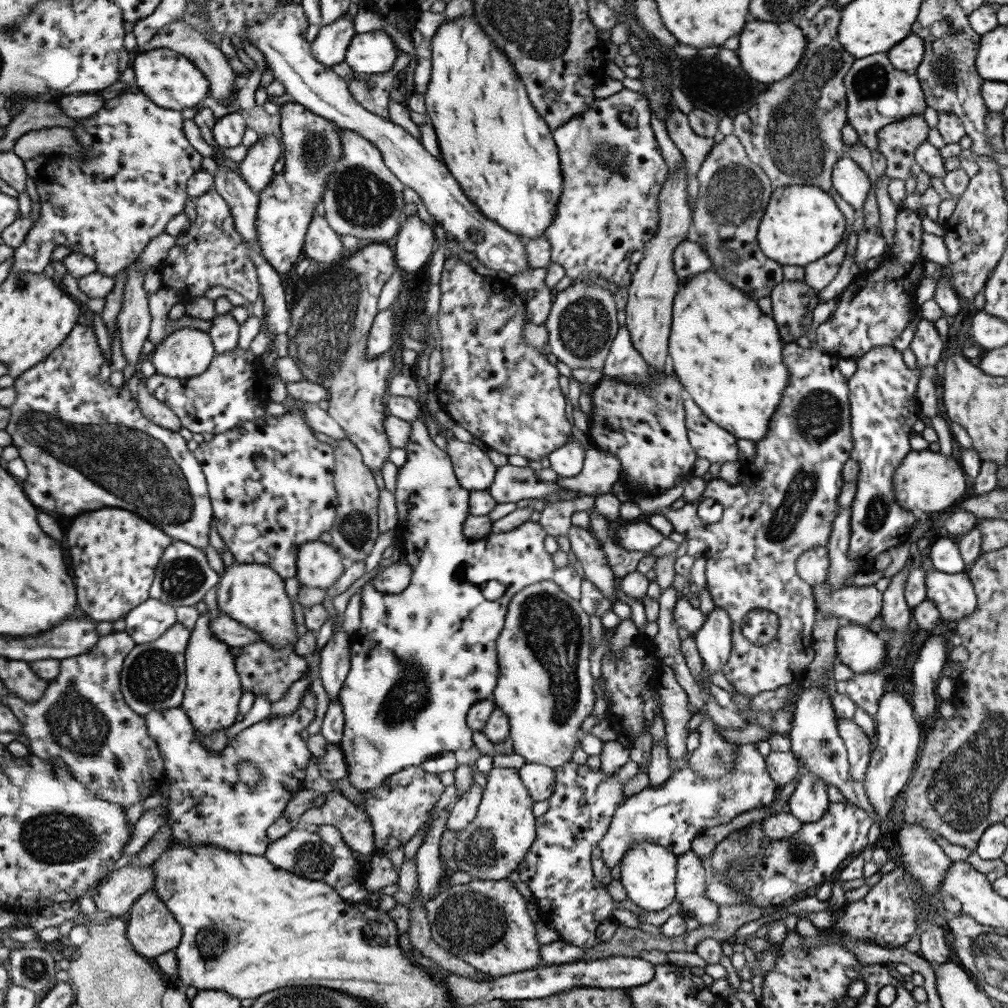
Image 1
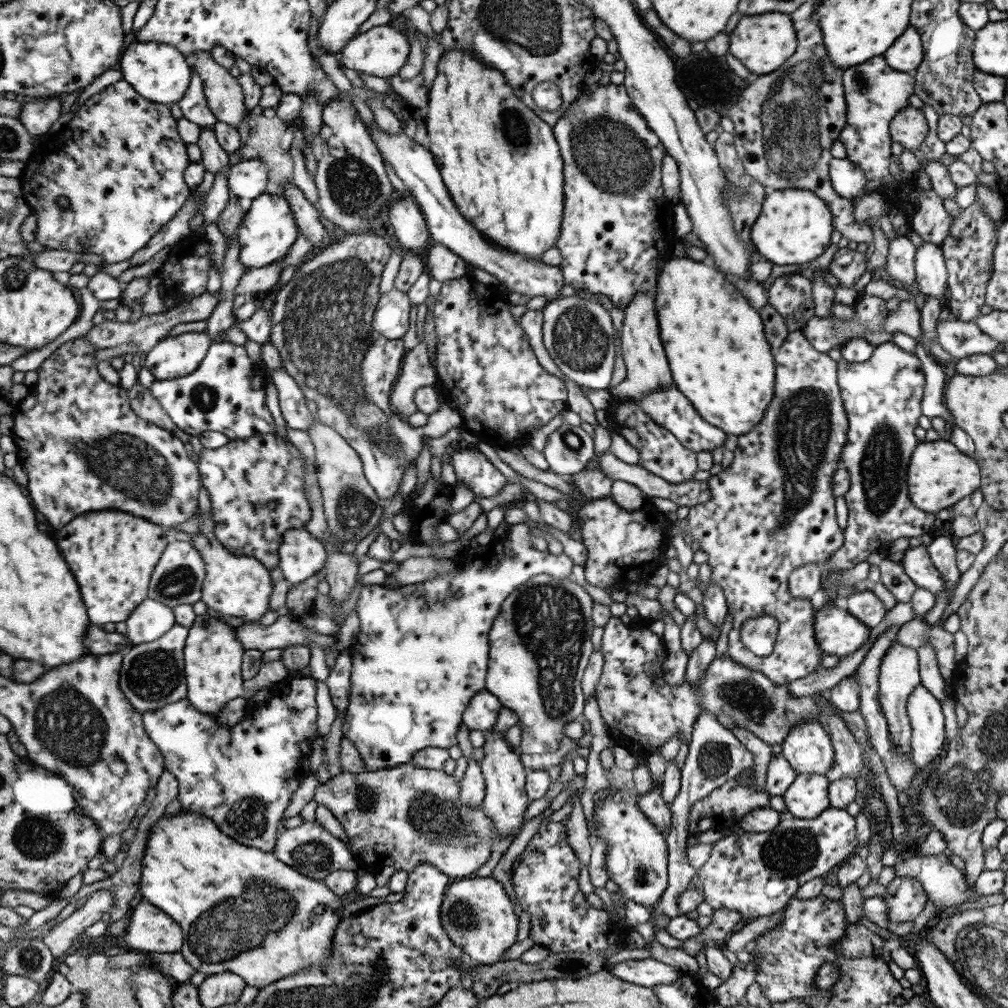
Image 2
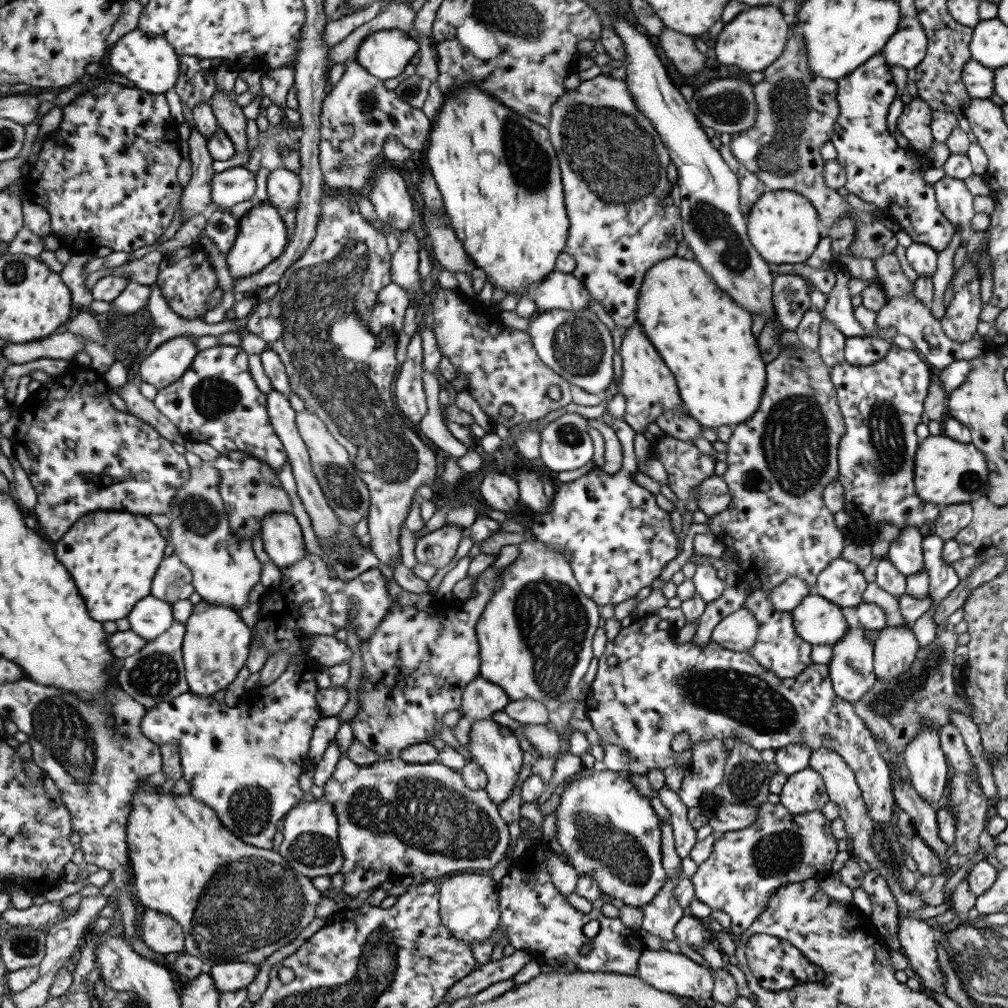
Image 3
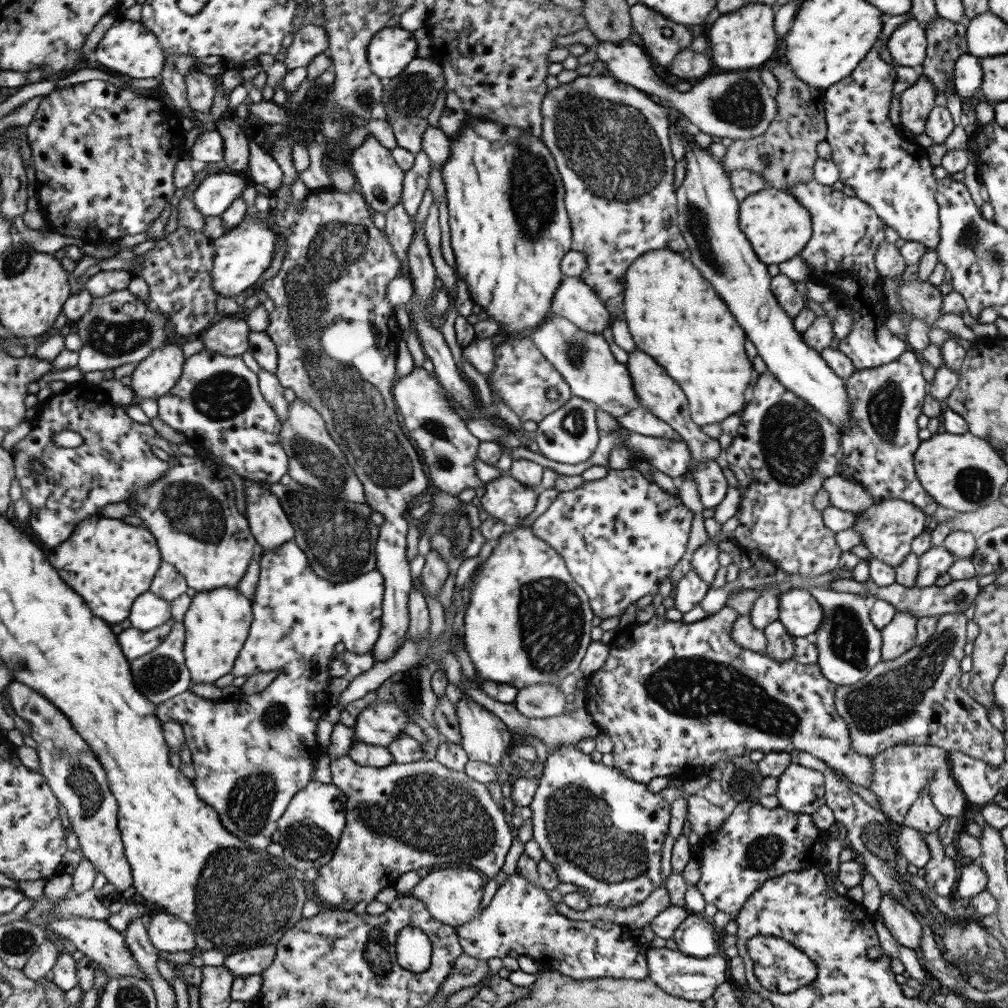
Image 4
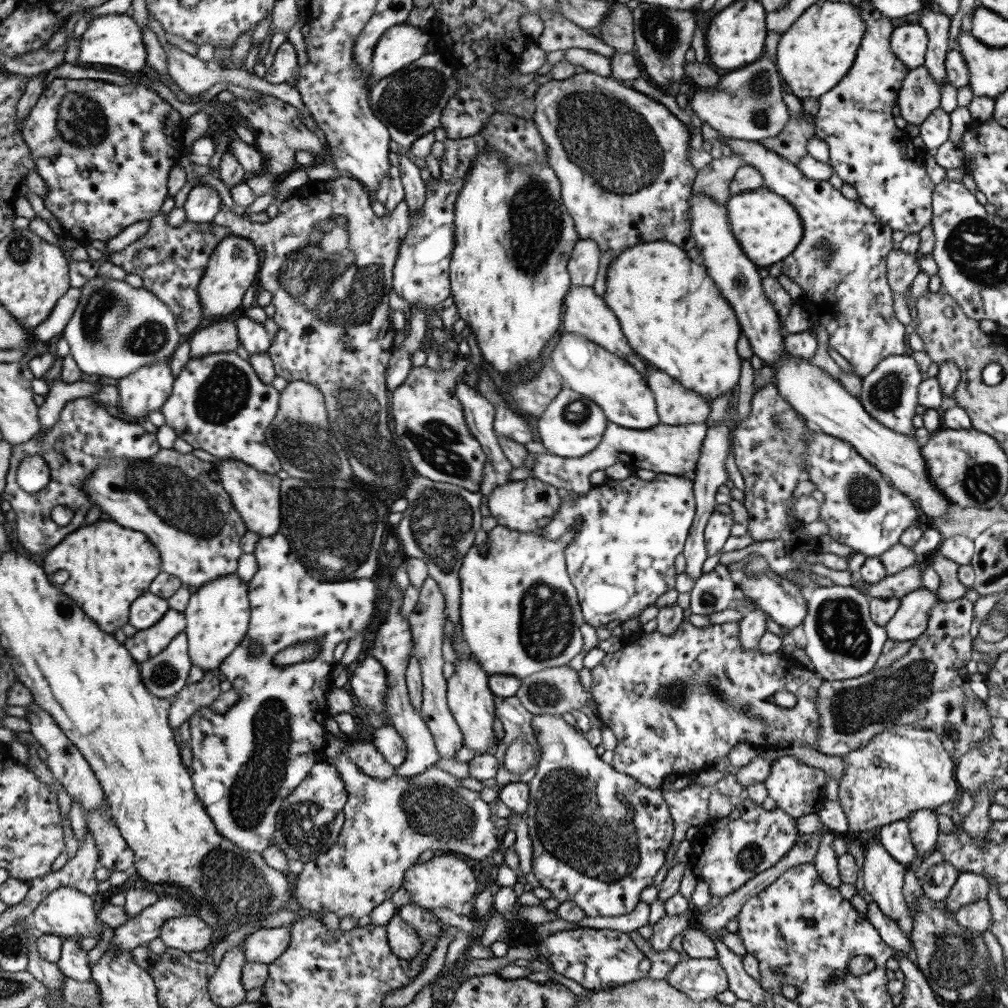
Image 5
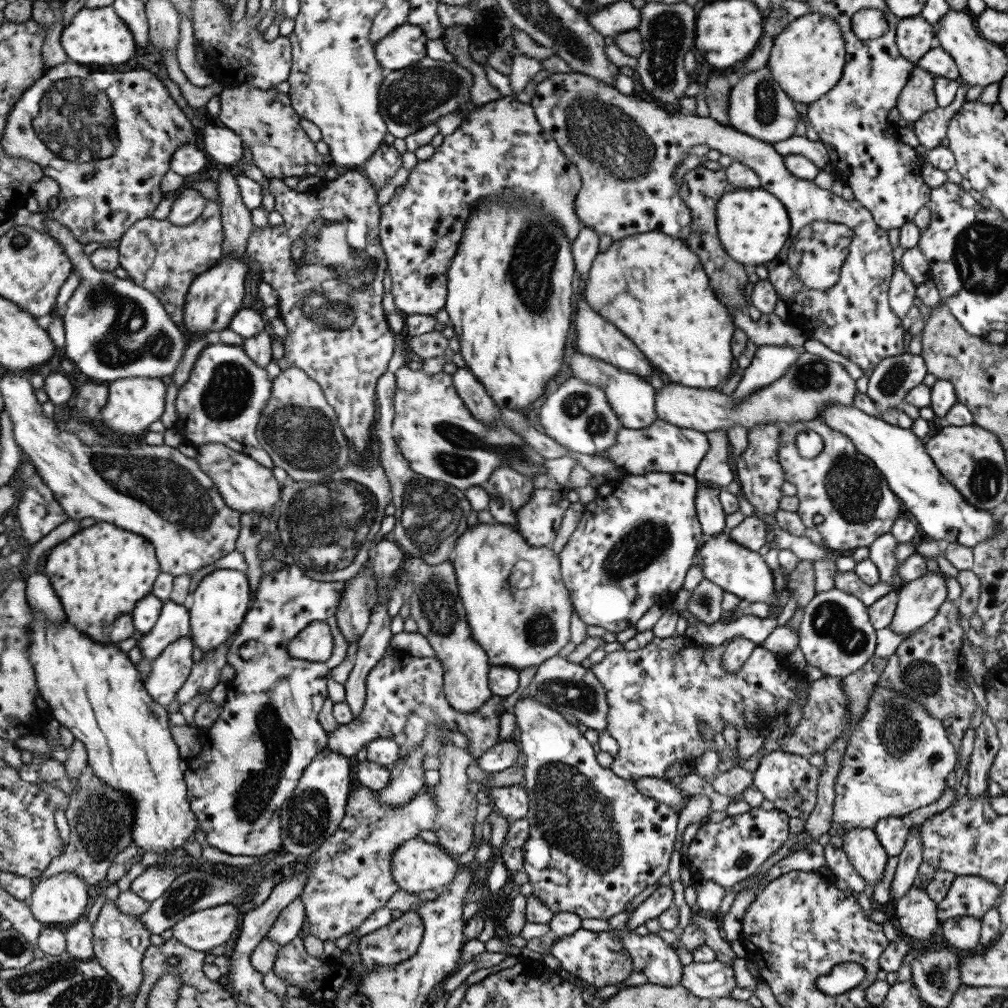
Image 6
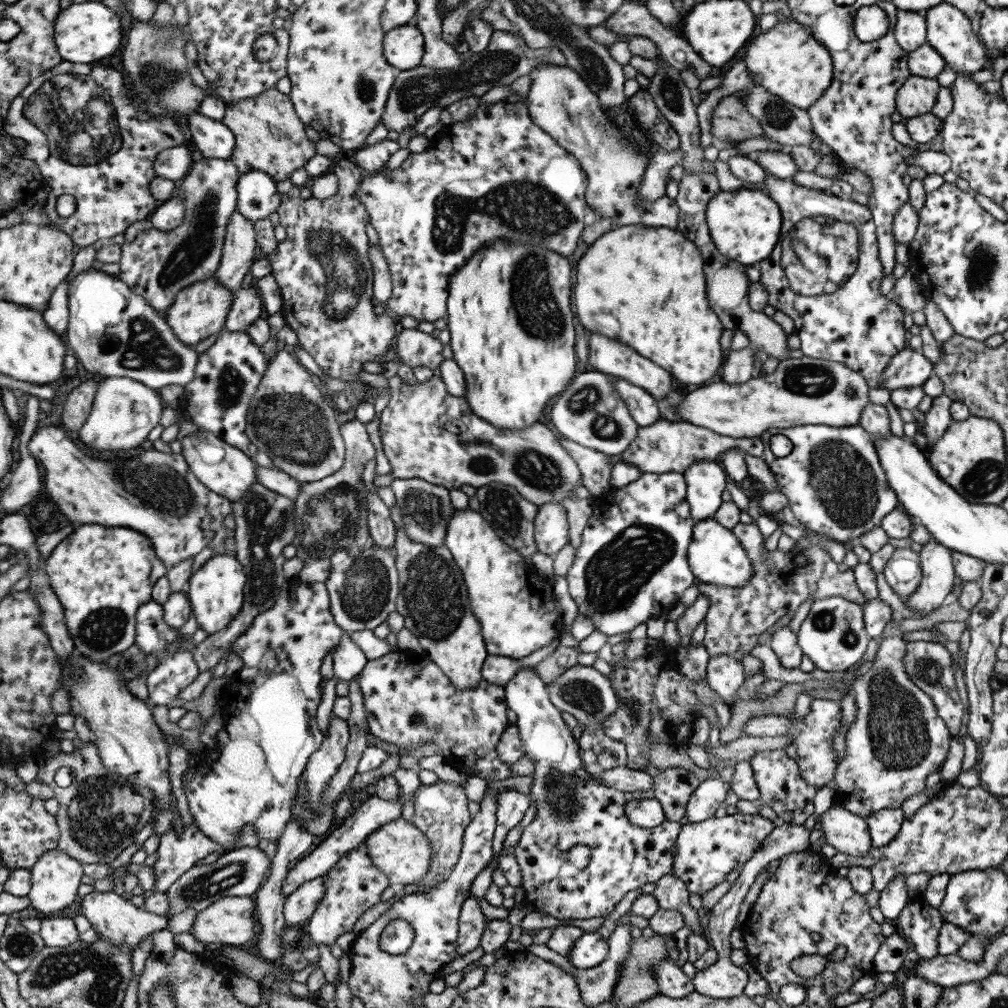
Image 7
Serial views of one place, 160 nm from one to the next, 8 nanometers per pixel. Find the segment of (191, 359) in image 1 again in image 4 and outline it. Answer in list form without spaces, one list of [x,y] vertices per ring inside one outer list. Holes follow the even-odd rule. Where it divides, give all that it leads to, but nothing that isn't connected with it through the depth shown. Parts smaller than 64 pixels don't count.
[[[164,344],[161,348],[150,348],[148,356],[139,361],[130,374],[128,387],[133,391],[136,401],[143,398],[159,398],[169,392],[177,382],[184,363],[183,353],[180,346]]]

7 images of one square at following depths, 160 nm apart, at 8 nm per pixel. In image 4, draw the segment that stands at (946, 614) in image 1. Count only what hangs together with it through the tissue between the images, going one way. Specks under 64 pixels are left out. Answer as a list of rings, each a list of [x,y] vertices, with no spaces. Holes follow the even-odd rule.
[[[888,498],[882,503],[873,503],[864,512],[855,514],[855,522],[851,524],[850,530],[855,531],[861,537],[863,546],[870,553],[870,558],[874,558],[892,566],[901,564],[903,558],[911,553],[910,544],[913,538],[919,536],[925,526],[925,515],[909,504],[897,500],[897,498]]]

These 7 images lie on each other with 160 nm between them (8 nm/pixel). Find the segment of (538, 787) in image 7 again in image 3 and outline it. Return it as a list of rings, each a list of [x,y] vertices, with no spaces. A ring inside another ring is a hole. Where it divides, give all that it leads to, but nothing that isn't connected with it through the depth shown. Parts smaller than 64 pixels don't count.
[[[580,768],[577,775],[578,778],[571,777],[565,784],[554,809],[555,840],[578,876],[591,878],[602,894],[641,908],[659,892],[667,877],[660,861],[660,820],[651,809],[649,799],[639,795],[622,773]]]

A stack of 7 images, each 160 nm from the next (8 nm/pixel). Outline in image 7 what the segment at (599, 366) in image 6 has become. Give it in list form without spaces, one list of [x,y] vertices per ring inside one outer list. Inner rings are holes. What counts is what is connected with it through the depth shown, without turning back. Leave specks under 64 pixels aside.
[[[611,377],[614,389],[625,403],[625,408],[638,427],[646,427],[661,418],[656,399],[646,390],[623,378]]]

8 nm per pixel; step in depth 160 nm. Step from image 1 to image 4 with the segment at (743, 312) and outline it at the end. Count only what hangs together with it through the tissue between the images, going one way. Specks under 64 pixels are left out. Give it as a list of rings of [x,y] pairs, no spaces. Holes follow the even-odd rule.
[[[671,249],[648,250],[637,257],[625,272],[624,293],[622,298],[623,319],[627,324],[627,328],[637,350],[648,354],[659,366],[665,369],[665,372],[679,385],[684,392],[688,402],[688,409],[691,420],[698,426],[705,426],[711,423],[720,423],[729,414],[733,414],[742,410],[748,398],[749,380],[751,380],[751,362],[745,358],[745,350],[743,350],[743,342],[746,339],[745,333],[740,326],[737,326],[733,316],[727,312],[727,306],[723,304],[723,300],[713,292],[713,288],[709,286],[709,282],[705,278],[699,276],[697,268],[691,264],[689,259],[681,257],[680,253],[673,252]]]

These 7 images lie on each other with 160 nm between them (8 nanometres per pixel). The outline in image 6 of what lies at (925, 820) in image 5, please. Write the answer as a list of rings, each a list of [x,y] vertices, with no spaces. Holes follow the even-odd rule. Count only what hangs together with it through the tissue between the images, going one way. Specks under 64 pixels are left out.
[[[913,825],[909,830],[904,847],[898,854],[896,869],[890,882],[890,908],[895,900],[901,898],[913,886],[913,880],[915,880],[915,876],[917,876],[915,873],[917,872],[917,866],[919,866],[922,861],[918,826]]]

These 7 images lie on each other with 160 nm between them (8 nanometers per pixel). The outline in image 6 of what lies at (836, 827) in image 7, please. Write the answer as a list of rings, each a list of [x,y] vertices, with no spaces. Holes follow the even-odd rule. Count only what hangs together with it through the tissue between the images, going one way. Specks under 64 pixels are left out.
[[[844,829],[840,848],[845,859],[868,884],[876,884],[884,873],[887,854],[873,829]]]

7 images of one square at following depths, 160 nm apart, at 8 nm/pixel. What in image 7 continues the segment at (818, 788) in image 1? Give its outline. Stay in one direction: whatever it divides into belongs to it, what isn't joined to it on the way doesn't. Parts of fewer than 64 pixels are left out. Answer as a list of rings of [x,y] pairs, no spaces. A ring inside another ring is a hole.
[[[783,749],[755,752],[748,762],[752,770],[753,780],[760,794],[758,799],[775,812],[778,823],[802,825],[804,820],[813,814],[813,796],[815,796],[818,788],[809,786],[800,777],[797,763],[793,758],[789,758]]]

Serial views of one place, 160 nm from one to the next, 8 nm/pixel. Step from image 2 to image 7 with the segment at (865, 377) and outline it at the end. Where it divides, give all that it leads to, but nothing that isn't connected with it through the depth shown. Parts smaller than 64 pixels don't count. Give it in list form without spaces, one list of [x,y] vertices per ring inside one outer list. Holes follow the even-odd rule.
[[[903,349],[889,359],[880,388],[890,390],[920,387],[933,374],[934,366],[920,350]]]

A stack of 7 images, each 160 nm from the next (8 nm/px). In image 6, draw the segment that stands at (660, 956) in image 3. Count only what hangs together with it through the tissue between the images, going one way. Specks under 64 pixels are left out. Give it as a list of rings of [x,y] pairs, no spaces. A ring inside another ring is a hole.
[[[716,960],[682,967],[679,985],[701,999],[729,997],[736,987],[732,968]]]

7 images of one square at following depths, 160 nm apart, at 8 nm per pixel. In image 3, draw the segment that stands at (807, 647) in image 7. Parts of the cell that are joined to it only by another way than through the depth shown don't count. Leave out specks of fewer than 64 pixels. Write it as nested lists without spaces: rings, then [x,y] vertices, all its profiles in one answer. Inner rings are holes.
[[[846,607],[843,609],[845,619],[849,623],[847,632],[840,638],[840,641],[834,642],[831,646],[832,656],[826,664],[829,680],[832,684],[833,692],[844,701],[851,703],[857,702],[861,695],[871,688],[876,676],[873,672],[873,643],[870,643],[864,634],[859,630],[859,624],[854,617],[854,608]]]

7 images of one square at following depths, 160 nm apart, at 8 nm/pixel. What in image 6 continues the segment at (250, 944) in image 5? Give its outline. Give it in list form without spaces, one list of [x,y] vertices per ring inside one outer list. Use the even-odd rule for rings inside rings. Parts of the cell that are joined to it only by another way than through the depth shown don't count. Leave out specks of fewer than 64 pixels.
[[[297,896],[279,911],[265,937],[275,941],[281,948],[293,940],[302,929],[305,929],[305,920],[304,904]]]

